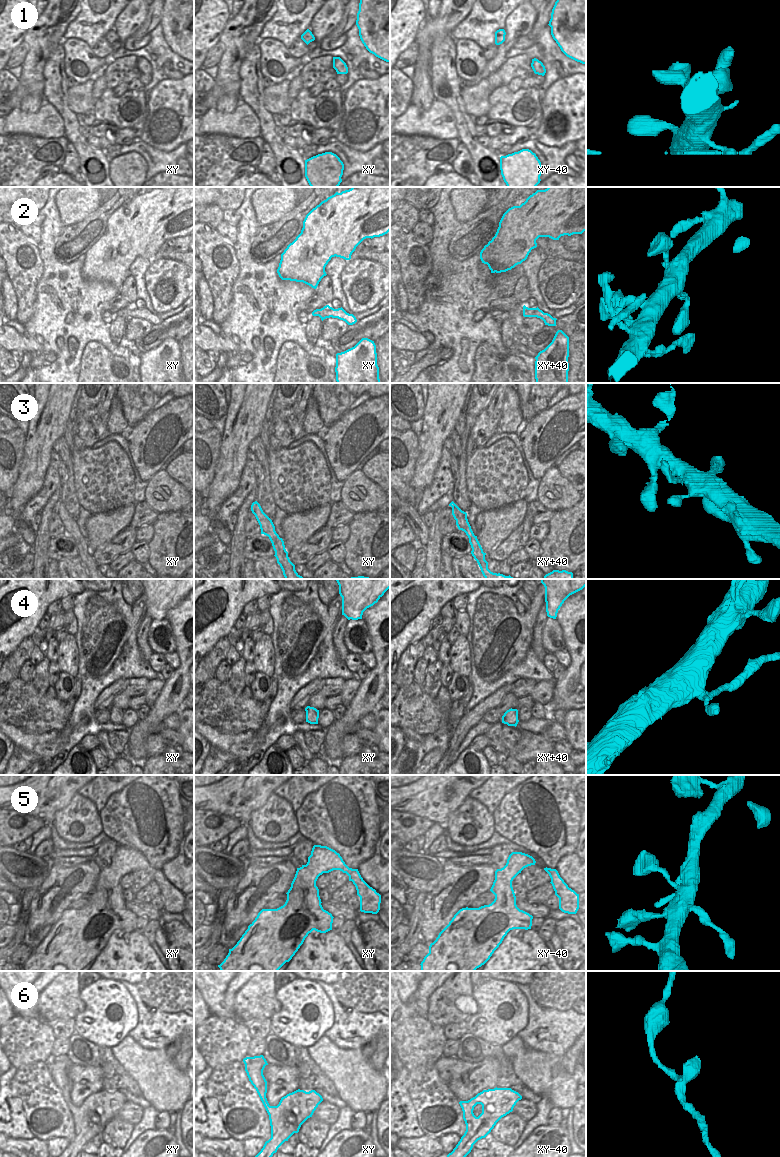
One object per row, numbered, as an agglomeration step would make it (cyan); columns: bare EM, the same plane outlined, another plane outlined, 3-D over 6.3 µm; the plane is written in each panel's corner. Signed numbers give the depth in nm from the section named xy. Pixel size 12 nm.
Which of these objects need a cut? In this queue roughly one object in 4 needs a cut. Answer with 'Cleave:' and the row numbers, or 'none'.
Cleave: 4

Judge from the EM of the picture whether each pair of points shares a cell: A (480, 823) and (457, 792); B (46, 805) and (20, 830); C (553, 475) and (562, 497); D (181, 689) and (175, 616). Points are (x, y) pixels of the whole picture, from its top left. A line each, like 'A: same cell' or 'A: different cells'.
A: different cells
B: different cells
C: same cell
D: same cell

